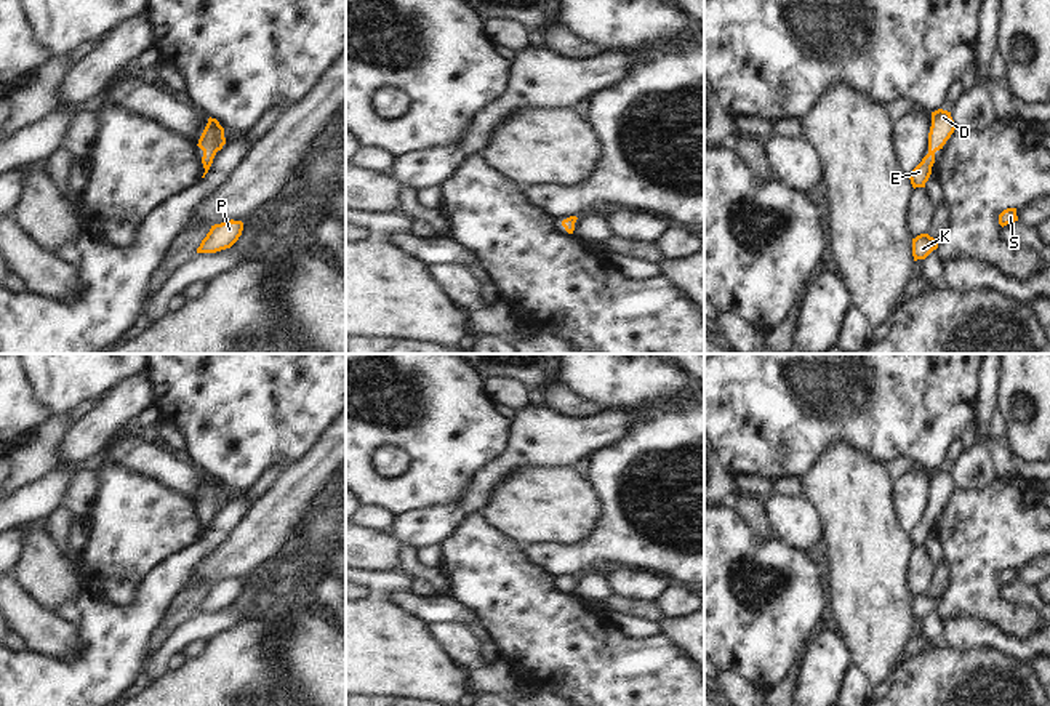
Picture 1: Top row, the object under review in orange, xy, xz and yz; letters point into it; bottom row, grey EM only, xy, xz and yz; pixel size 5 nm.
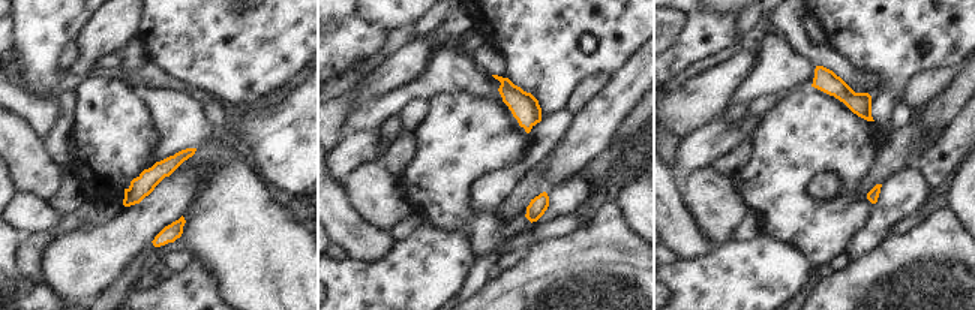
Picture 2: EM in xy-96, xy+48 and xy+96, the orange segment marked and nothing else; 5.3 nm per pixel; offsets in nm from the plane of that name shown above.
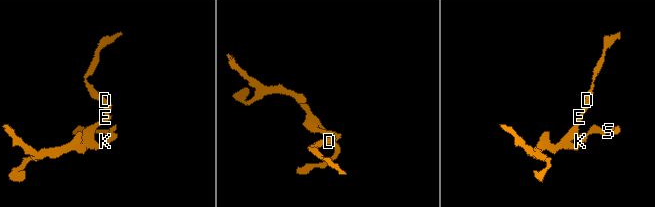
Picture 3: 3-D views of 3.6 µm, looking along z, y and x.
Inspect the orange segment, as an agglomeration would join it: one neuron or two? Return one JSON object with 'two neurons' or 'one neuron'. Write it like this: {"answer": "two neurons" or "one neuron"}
{"answer": "one neuron"}

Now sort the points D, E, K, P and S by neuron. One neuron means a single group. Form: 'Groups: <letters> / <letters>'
Groups: D E K P S

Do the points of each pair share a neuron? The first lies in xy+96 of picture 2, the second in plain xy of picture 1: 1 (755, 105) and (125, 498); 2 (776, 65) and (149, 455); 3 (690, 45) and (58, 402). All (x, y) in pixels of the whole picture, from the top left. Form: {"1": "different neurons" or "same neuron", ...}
{"1": "different neurons", "2": "same neuron", "3": "different neurons"}

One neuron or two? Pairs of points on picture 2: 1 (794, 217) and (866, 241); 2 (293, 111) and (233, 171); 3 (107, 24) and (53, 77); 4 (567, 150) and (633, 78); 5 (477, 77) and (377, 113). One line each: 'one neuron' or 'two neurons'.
1: two neurons
2: two neurons
3: two neurons
4: one neuron
5: one neuron

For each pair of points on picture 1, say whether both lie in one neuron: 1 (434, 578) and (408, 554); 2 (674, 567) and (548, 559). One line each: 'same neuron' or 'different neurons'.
1: same neuron
2: same neuron

